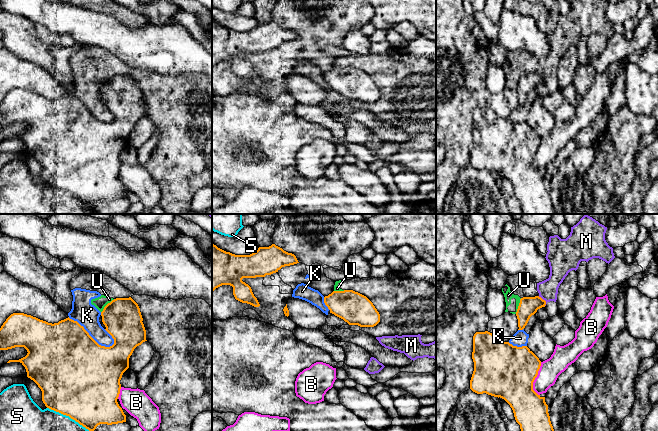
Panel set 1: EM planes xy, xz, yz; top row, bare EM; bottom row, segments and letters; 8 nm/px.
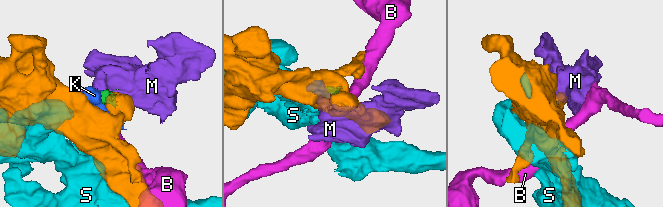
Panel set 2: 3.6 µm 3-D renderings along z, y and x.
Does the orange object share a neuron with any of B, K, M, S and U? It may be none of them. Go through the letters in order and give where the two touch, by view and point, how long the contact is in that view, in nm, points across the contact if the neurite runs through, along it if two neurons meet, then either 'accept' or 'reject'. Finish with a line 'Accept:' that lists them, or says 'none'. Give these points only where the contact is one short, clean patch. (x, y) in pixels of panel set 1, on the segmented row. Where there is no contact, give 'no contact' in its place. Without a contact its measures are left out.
B: yz (534, 379) | 280 nm | reject
K: xy (90, 336) | 440 nm | reject
M: yz (544, 300) | 100 nm | along yz (538, 296), (545, 301), (545, 305) | reject
S: xy (68, 415) | 400 nm | reject
U: yz (518, 306) | 140 nm | along yz (521, 298), (515, 313) | reject
Accept: none

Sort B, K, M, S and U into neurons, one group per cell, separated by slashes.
B / K M U / S

